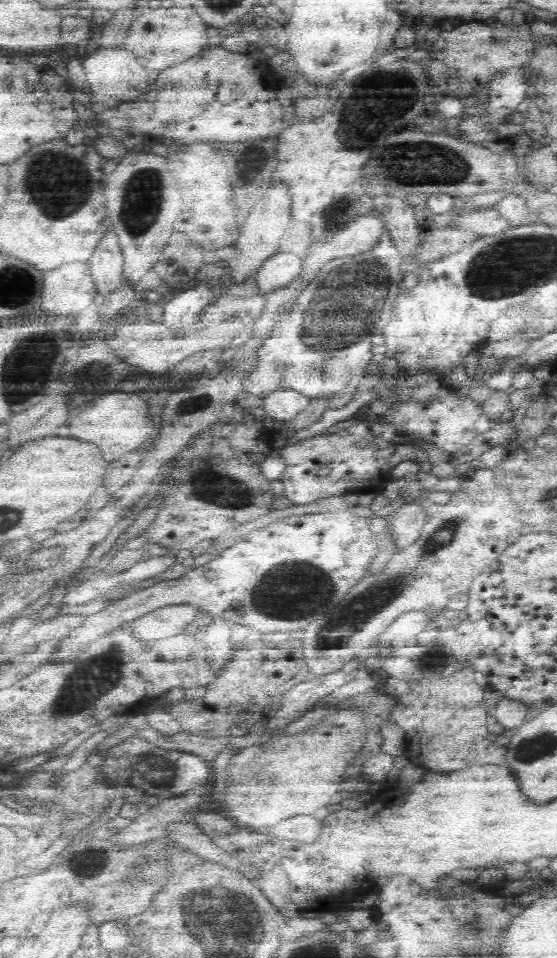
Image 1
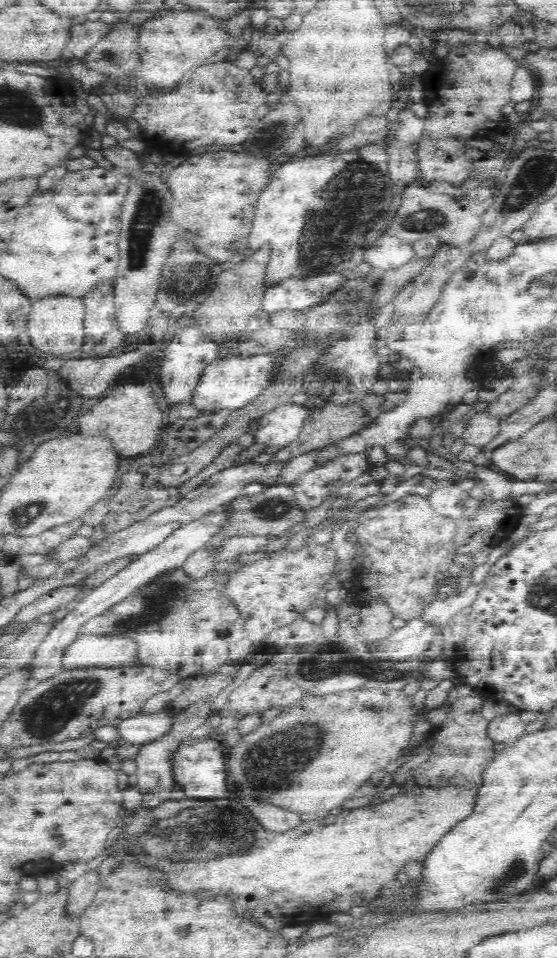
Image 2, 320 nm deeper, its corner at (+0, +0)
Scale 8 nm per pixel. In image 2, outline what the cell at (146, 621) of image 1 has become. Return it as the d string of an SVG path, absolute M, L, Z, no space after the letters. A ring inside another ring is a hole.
M125 634L78 635L66 649L63 666L119 666L137 659L139 644Z

